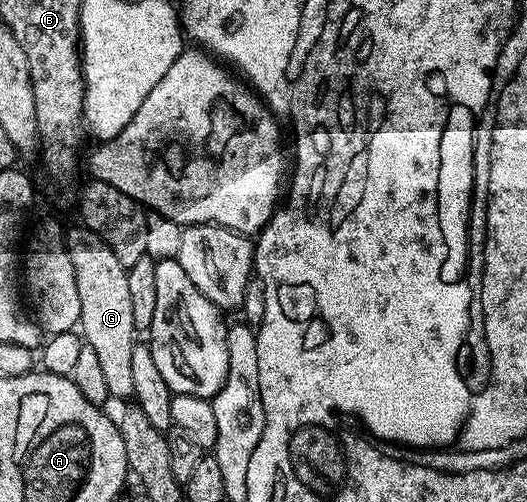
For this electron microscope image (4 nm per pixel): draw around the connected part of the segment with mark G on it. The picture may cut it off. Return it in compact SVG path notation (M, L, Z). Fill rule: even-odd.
M77 227L66 233L70 263L74 263L74 279L78 279L78 300L82 302L79 332L85 345L94 347L106 378L109 398L132 397L134 379L130 368L130 355L138 344L134 325L133 305L130 304L128 270L118 263L118 255L94 231Z

